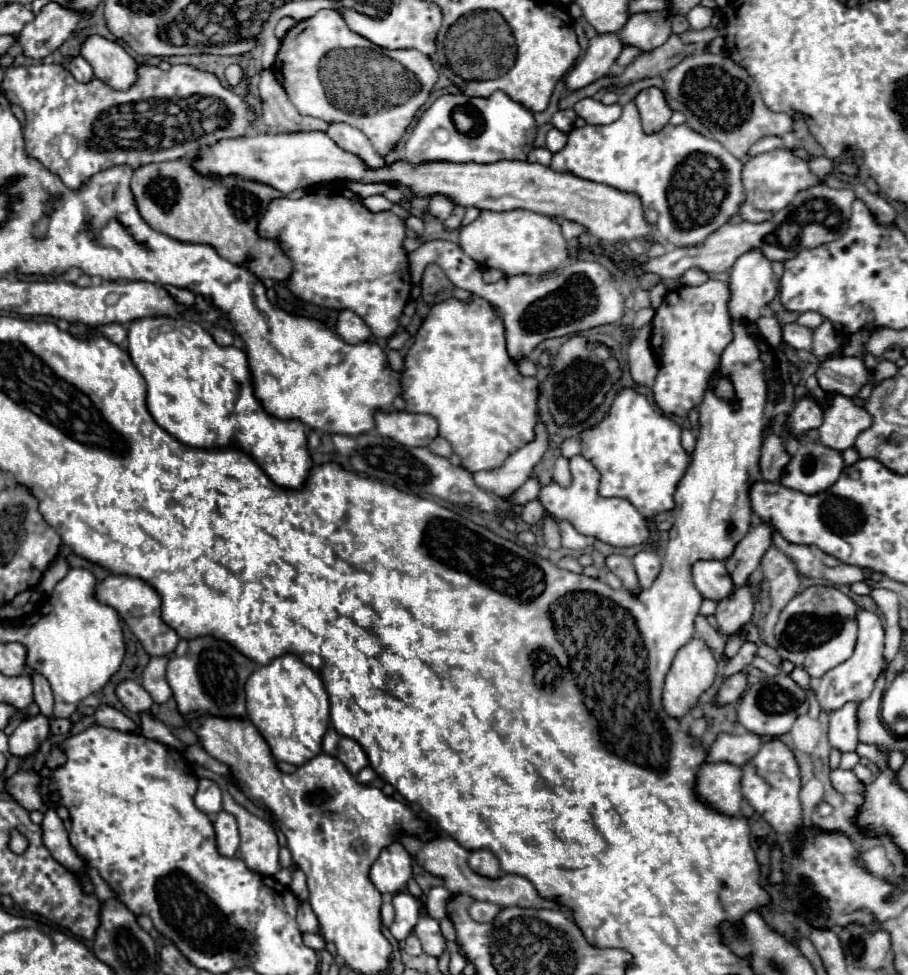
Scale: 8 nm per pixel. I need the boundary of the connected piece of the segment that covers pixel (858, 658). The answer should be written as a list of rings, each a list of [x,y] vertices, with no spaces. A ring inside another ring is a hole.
[[[859,609],[857,613],[857,625],[859,625],[859,639],[855,645],[855,651],[851,655],[851,659],[847,659],[845,663],[837,665],[835,669],[827,671],[819,685],[815,687],[815,697],[821,705],[821,711],[831,713],[837,711],[839,707],[843,707],[845,703],[853,701],[853,703],[861,703],[865,701],[875,685],[875,679],[879,677],[881,669],[883,669],[883,641],[885,641],[885,629],[879,621],[879,617],[871,611]]]

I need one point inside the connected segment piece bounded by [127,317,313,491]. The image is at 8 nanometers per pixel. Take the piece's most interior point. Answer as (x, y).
(202, 394)

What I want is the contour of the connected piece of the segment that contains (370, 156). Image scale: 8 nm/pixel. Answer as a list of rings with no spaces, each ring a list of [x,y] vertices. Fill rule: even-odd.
[[[333,123],[333,125],[329,125],[327,135],[331,139],[335,139],[337,141],[335,145],[339,145],[343,151],[357,155],[367,169],[381,169],[387,165],[385,159],[381,155],[377,155],[377,151],[369,143],[369,139],[359,129],[345,125],[345,123]]]

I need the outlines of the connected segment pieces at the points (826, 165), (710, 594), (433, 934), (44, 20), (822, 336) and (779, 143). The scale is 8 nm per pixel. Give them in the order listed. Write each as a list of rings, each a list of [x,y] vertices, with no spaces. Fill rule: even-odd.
[[[807,157],[805,161],[807,161],[811,173],[813,173],[821,183],[825,183],[827,177],[829,177],[829,175],[833,173],[833,169],[835,169],[835,161],[829,159],[829,157]]]
[[[699,561],[693,565],[693,581],[703,597],[723,601],[735,589],[731,575],[723,561]]]
[[[425,913],[419,915],[419,921],[417,921],[413,933],[419,937],[421,947],[427,955],[439,957],[443,953],[443,949],[455,949],[455,943],[451,943],[443,937],[443,933],[439,929],[439,923]]]
[[[47,3],[41,13],[23,27],[15,43],[21,45],[25,57],[43,59],[61,47],[83,19],[77,11],[67,11],[57,3]]]
[[[823,321],[815,331],[813,331],[813,345],[811,353],[819,359],[825,359],[827,355],[833,355],[841,345],[839,333],[831,327],[831,323]]]
[[[763,137],[759,143],[755,143],[751,147],[749,155],[759,155],[759,153],[765,153],[765,151],[773,151],[773,149],[789,149],[789,151],[793,151],[795,147],[787,147],[781,137]]]

